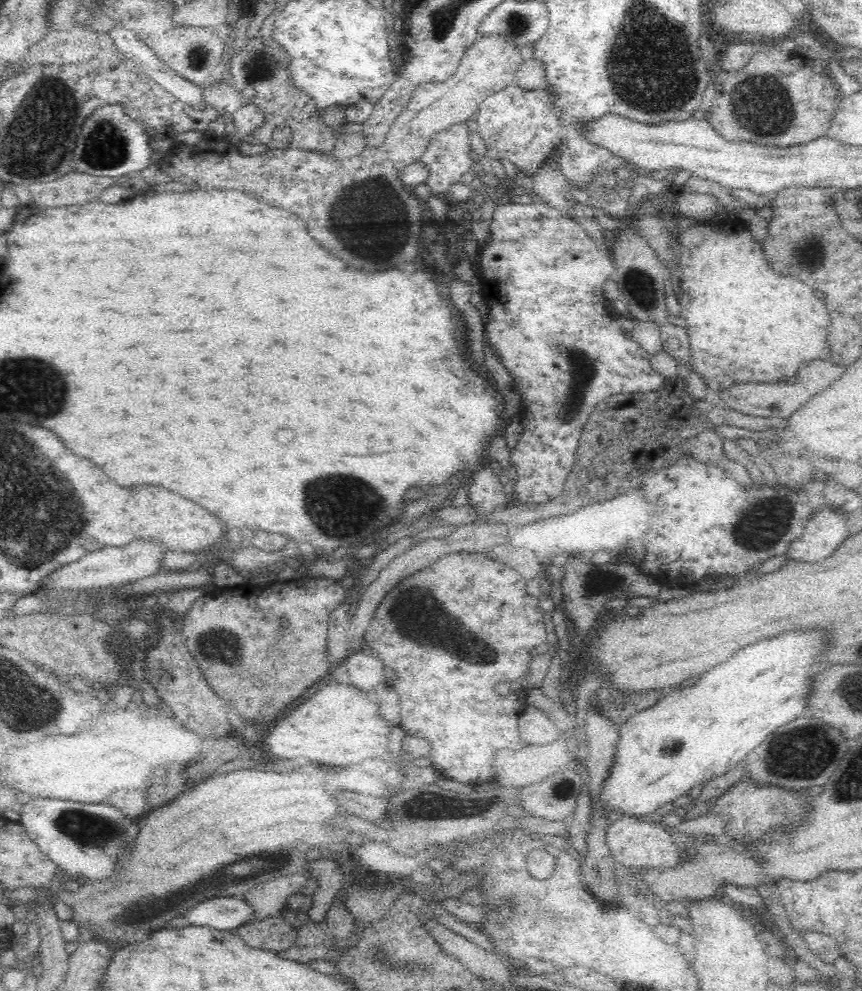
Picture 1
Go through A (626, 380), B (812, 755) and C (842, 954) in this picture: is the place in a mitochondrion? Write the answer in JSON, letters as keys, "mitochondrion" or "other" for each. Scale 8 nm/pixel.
{"A":"other","B":"mitochondrion","C":"other"}

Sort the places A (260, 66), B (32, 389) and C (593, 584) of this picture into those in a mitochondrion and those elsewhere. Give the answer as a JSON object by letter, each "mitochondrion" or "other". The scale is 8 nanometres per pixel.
{"A":"mitochondrion","B":"mitochondrion","C":"mitochondrion"}

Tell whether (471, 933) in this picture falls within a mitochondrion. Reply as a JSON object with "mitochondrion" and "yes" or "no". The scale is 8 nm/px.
{"mitochondrion":"no"}

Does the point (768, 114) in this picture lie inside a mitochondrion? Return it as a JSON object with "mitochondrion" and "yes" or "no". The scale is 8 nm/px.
{"mitochondrion":"yes"}

